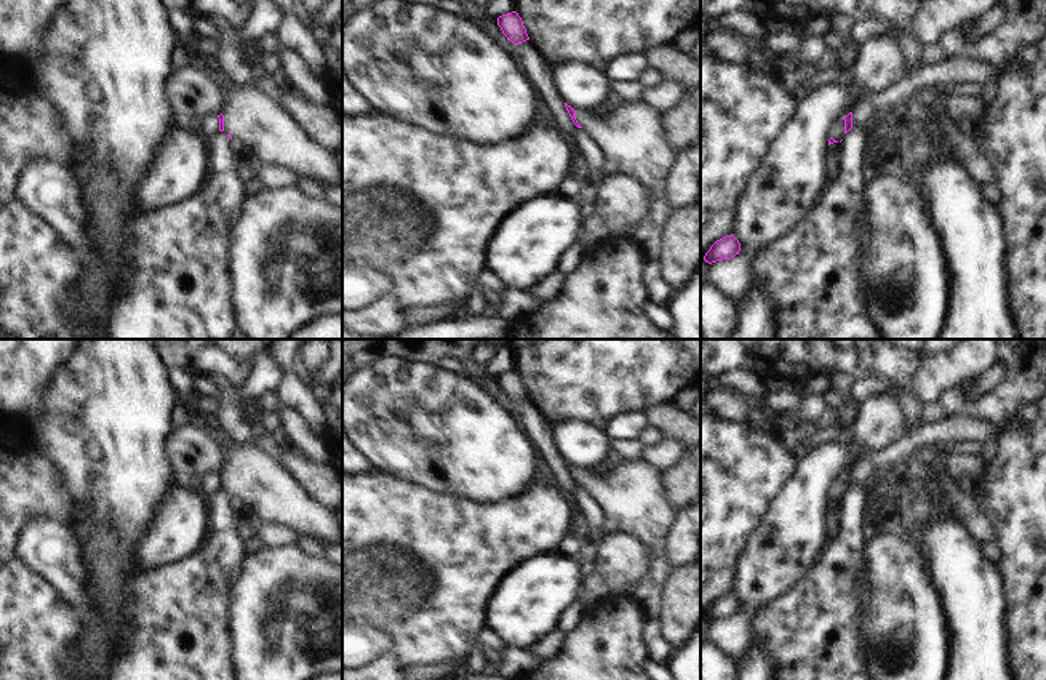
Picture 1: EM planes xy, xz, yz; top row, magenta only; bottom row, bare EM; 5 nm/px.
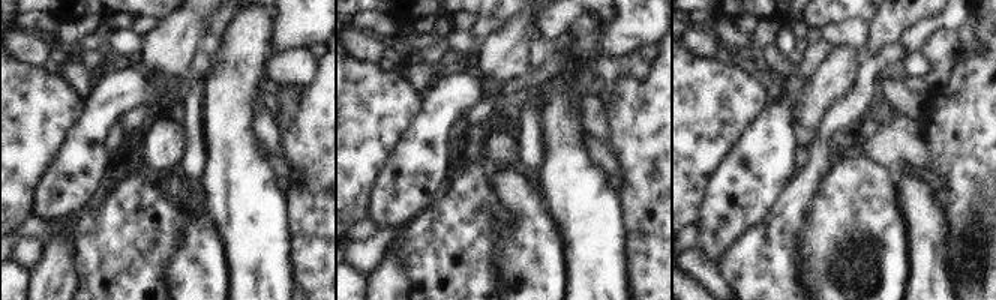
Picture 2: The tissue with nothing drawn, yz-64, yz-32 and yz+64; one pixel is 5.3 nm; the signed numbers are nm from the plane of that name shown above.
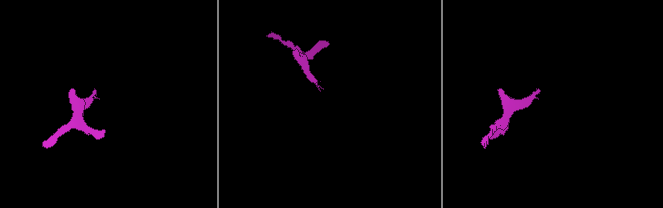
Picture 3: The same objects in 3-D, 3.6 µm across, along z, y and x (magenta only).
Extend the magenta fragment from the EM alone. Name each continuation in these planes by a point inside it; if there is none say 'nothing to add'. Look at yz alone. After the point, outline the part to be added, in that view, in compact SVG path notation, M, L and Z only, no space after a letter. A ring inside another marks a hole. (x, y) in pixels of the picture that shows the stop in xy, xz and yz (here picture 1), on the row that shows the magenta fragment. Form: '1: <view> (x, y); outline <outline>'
1: yz (837, 132); outline M843 117L838 118L838 122L830 130L830 138L833 138L838 142L844 138L844 120L843 120Z

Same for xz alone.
1: xz (634, 141); outline M625 102L606 117L577 110L577 123L603 149L608 174L624 174L651 189L651 211L632 240L648 261L661 259L661 246L672 211L667 206L667 179L678 152L670 146L664 114L648 102Z

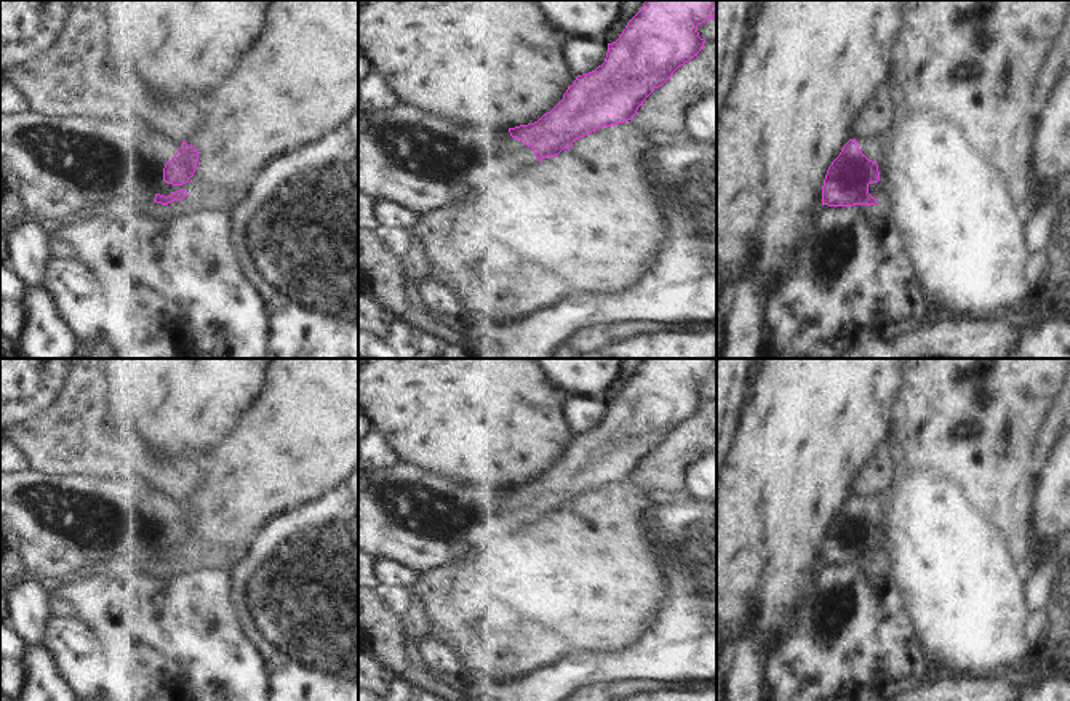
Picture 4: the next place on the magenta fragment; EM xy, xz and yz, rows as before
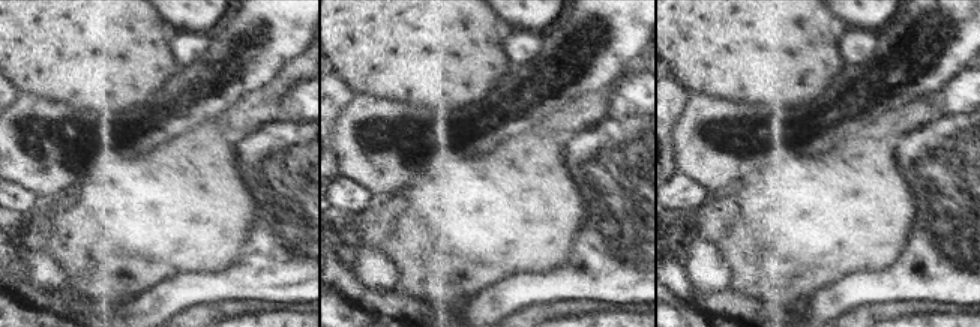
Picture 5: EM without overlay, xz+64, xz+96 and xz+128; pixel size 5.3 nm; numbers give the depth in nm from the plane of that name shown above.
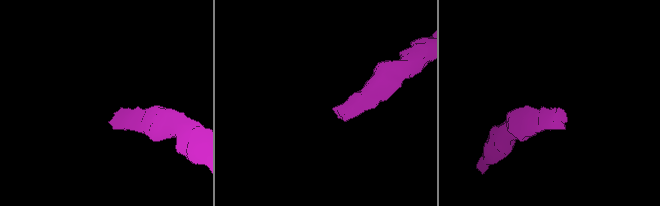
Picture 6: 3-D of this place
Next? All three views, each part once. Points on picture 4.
1: yz (872, 143); outline M884 126L881 130L854 131L851 139L857 141L860 152L878 165L878 171L883 171L888 149L888 133Z

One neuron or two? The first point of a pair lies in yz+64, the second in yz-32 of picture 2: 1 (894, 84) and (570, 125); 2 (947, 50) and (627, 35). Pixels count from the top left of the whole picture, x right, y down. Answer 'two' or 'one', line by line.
1: two
2: one

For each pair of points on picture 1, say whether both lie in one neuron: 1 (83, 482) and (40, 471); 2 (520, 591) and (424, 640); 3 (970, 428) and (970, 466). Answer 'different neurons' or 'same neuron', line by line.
1: different neurons
2: different neurons
3: different neurons

